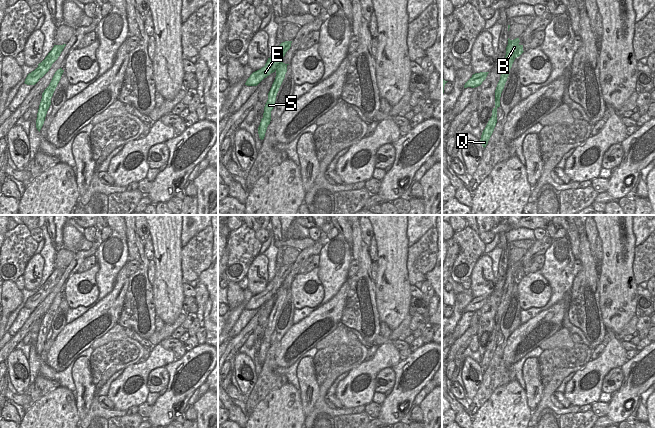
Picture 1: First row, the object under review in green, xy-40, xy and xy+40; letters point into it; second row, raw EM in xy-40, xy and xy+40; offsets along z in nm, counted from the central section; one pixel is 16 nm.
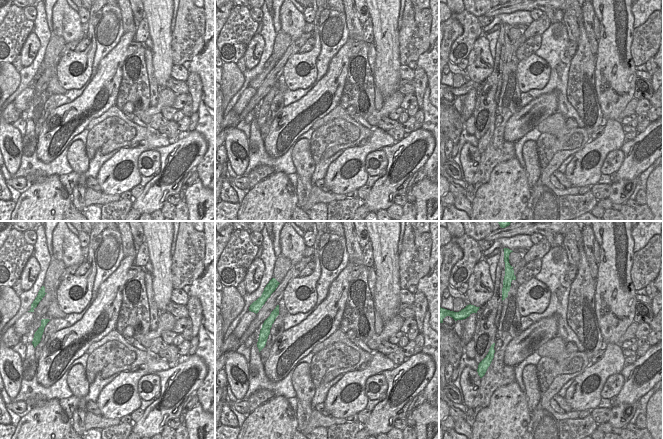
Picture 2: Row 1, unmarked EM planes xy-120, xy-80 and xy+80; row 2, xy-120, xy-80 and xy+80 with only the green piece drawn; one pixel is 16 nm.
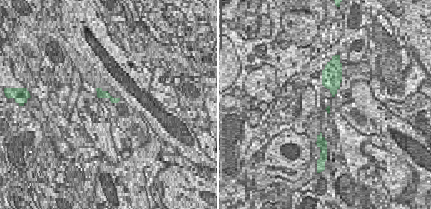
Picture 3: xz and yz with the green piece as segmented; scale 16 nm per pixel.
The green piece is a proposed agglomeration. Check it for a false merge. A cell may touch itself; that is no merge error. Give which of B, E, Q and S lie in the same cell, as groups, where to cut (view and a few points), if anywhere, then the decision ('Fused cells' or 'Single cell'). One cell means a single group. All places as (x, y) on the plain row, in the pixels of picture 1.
Groups: B Q S / E. Split along xy (282, 283), (275, 293). Fused cells.

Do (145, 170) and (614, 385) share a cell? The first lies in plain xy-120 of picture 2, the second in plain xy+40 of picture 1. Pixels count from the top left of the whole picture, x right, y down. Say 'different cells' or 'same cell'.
same cell

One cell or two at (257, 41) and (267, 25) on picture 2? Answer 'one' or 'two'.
two

